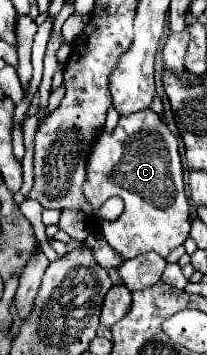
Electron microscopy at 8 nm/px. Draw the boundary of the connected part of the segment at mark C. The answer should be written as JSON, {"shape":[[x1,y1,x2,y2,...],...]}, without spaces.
{"shape":[[120,116,112,134,102,132,92,148,92,158,88,158,88,182,84,184,84,194,94,212,110,196,120,196,124,200,124,212,118,220,108,222,96,216,104,238,124,260,150,250,166,258,188,238,190,212,182,186,178,138,160,118]]}

